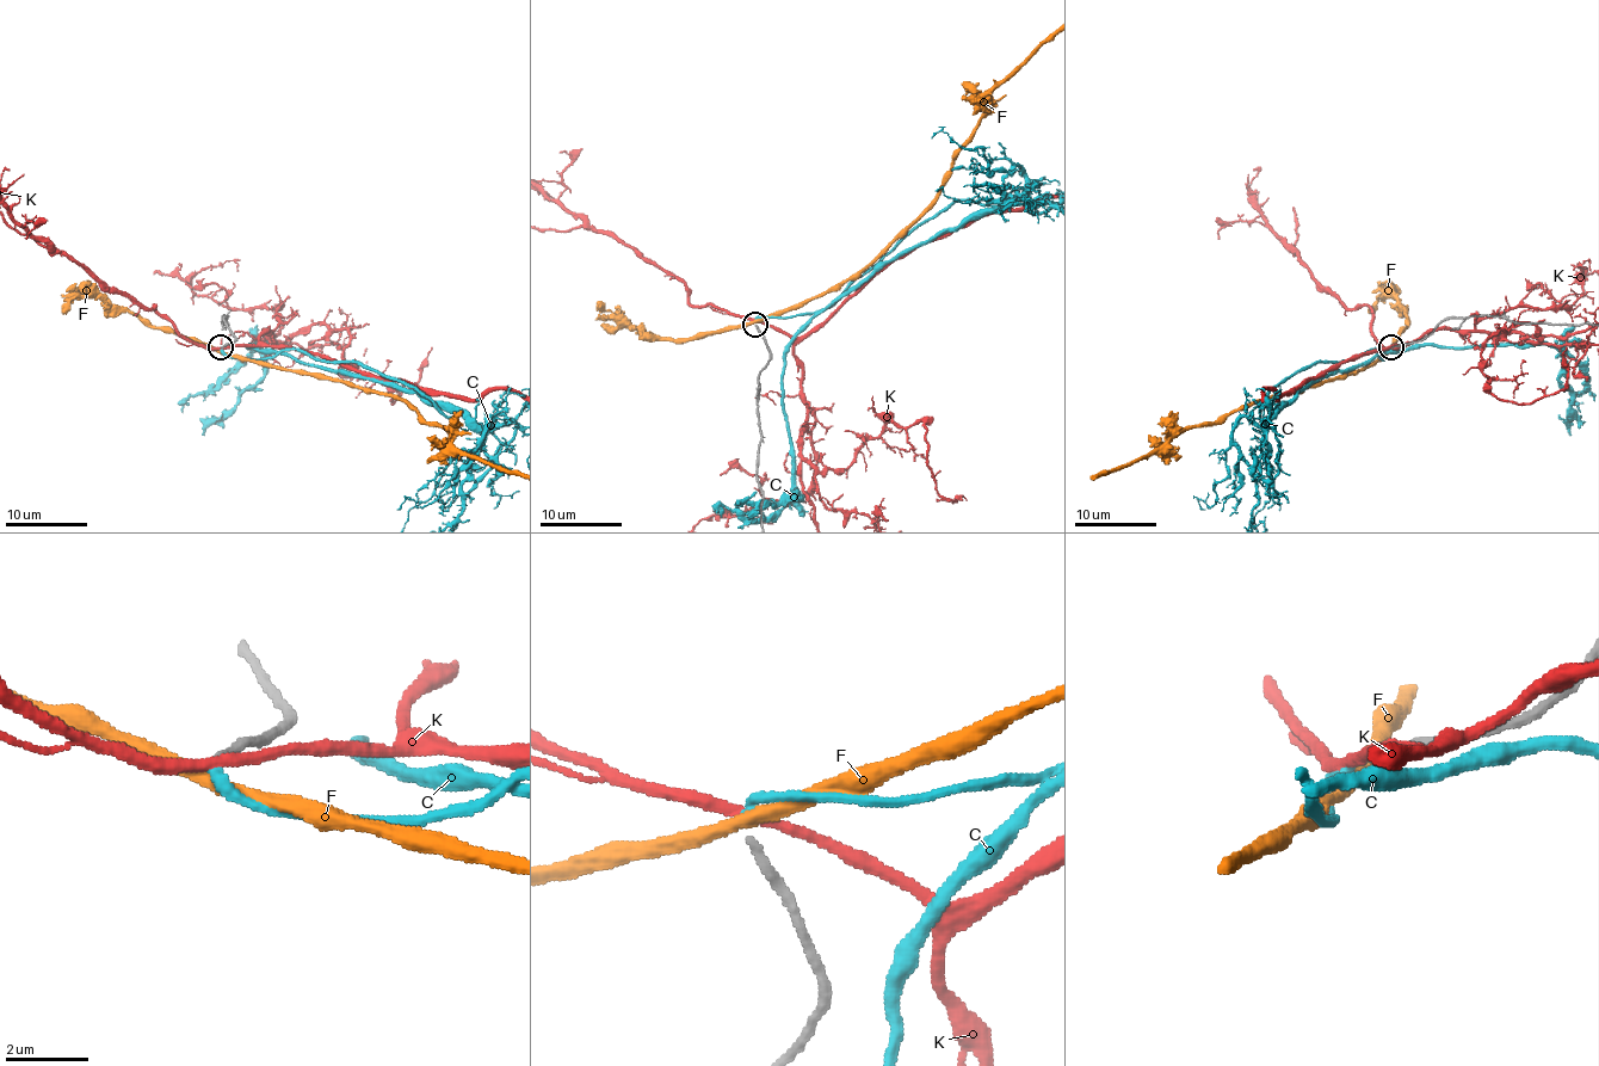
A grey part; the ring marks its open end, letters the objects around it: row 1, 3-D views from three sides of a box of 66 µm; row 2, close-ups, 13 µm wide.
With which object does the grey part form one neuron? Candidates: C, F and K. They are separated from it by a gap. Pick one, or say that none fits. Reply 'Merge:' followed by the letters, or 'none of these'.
Merge: C

